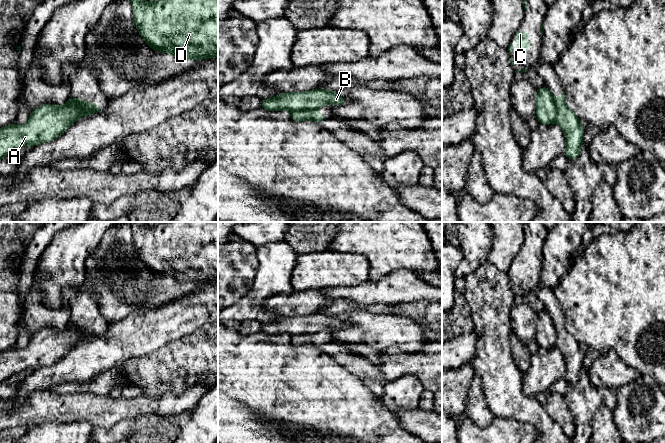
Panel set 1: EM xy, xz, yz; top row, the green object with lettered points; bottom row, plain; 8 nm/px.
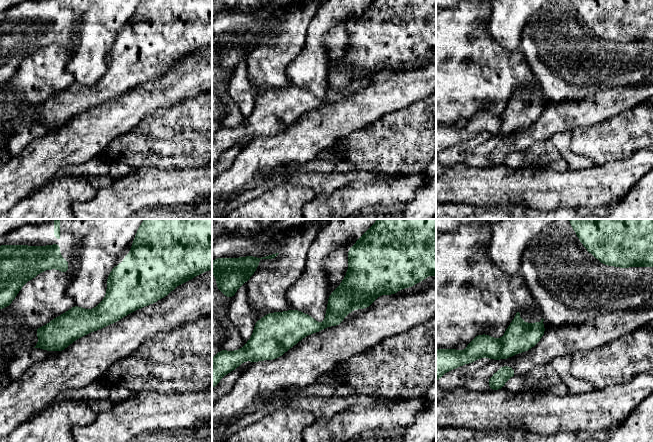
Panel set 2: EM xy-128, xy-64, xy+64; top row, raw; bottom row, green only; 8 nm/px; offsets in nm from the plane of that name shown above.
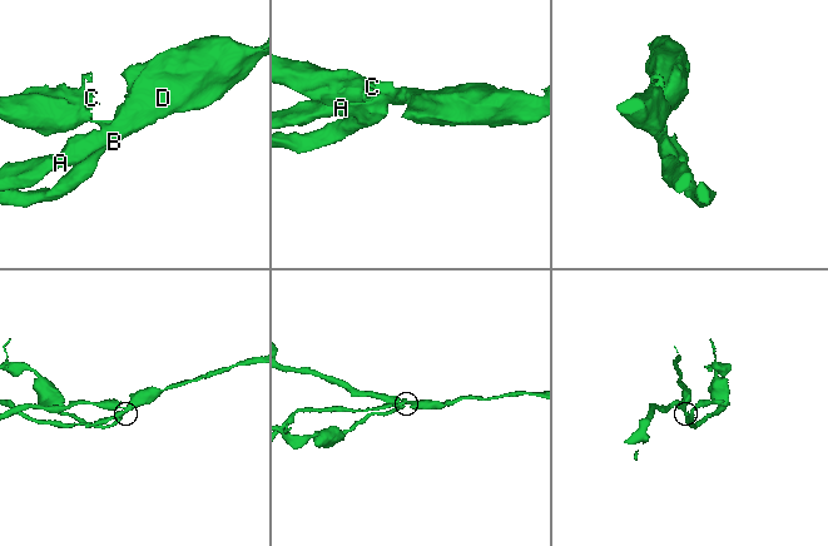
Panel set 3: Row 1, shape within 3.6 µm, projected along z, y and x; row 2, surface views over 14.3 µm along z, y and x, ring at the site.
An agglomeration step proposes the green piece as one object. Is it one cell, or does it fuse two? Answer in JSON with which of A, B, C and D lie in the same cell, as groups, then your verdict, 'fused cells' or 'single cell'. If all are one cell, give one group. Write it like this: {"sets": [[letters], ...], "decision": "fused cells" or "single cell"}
{"sets": [["A", "B", "D"], ["C"]], "decision": "fused cells"}

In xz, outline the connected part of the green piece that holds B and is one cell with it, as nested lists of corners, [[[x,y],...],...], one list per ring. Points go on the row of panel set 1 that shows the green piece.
[[[312,89],[308,92],[279,93],[276,97],[265,99],[261,108],[267,111],[288,110],[290,112],[318,109],[324,104],[342,105],[346,99],[335,91]]]

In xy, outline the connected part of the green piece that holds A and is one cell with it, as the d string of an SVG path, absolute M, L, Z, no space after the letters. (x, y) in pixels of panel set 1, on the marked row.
M69 101L63 106L47 103L35 108L25 124L1 127L0 159L21 147L56 139L78 120L80 113L80 108Z

